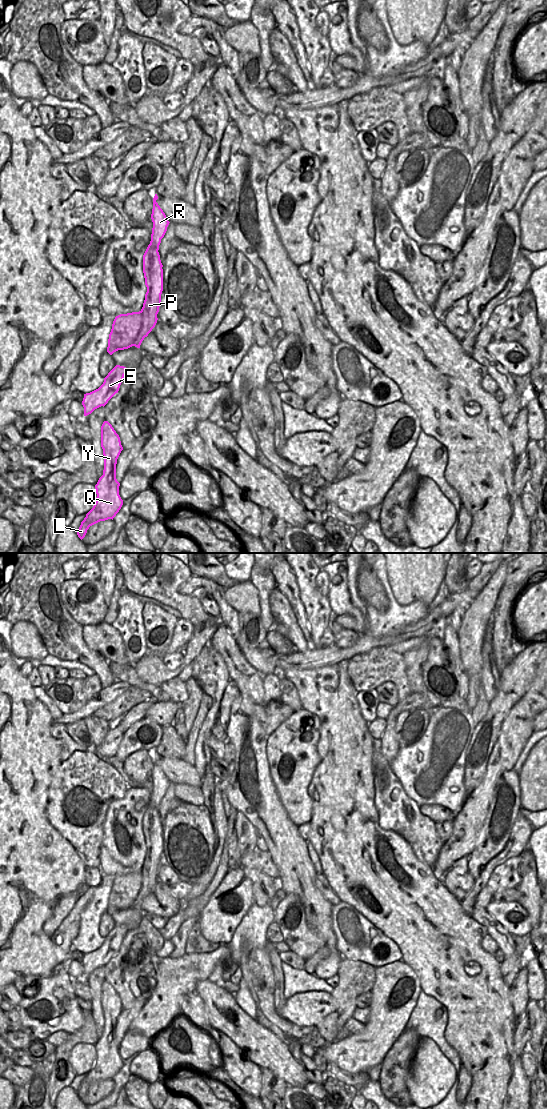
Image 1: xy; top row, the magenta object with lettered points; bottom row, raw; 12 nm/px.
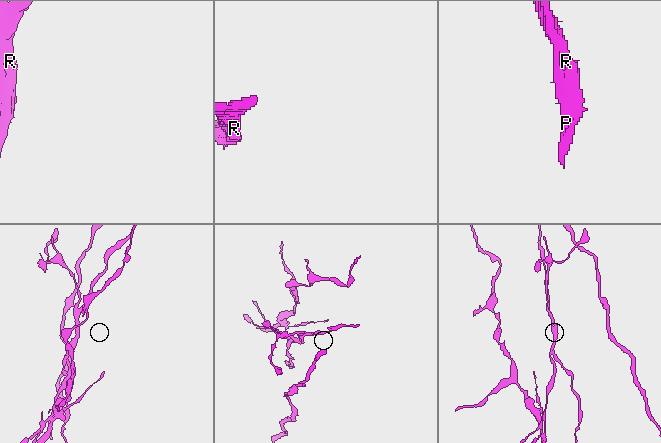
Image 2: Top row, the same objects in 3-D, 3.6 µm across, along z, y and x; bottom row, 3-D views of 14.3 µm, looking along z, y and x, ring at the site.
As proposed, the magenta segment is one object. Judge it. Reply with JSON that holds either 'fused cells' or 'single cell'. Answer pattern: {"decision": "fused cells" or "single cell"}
{"decision": "fused cells"}

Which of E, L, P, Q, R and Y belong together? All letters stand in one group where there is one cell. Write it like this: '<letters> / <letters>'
E P / L Q R Y

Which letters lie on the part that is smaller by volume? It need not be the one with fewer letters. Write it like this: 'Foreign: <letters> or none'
Foreign: E, P

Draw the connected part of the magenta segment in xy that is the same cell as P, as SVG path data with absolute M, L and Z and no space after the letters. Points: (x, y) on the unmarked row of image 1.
M151 804L148 805L143 815L143 833L145 838L145 845L147 852L141 872L143 873L143 883L141 891L136 899L135 907L140 908L140 905L145 897L152 891L157 883L157 874L161 863L162 852L155 851L155 830L162 829L159 812L153 808Z

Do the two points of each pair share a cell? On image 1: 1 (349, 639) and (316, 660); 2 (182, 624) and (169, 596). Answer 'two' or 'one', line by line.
1: two
2: two

